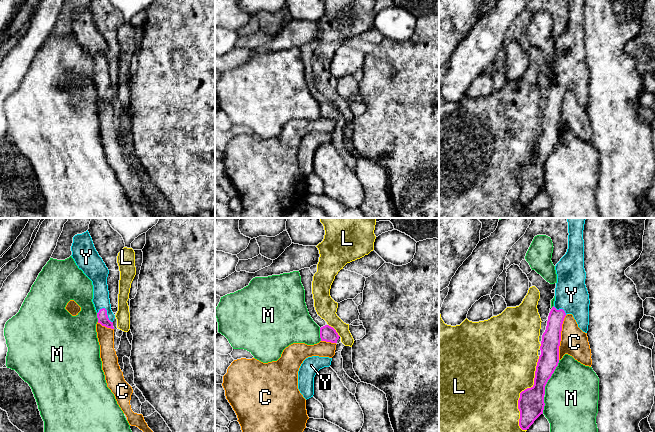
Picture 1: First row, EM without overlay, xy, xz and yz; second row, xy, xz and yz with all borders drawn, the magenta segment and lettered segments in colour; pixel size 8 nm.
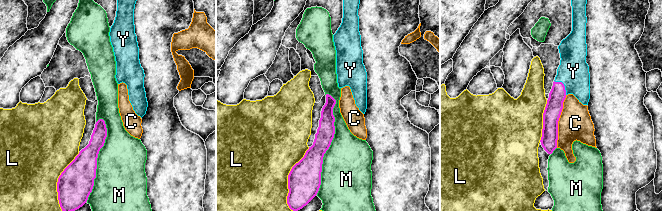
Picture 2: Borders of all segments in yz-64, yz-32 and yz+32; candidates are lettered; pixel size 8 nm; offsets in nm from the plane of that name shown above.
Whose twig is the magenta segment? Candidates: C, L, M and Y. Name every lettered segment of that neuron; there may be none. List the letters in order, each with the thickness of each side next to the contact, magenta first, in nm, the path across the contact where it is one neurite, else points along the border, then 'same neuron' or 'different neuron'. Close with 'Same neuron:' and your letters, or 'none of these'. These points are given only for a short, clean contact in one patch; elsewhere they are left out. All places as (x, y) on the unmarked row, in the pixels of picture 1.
C: calibres 160 and 220 nm; border yz (566, 91), (562, 100), (558, 135); different neuron
L: calibres 220 and 500 nm; different neuron
M: calibres 200 and 440 nm; different neuron
Y: calibres 90 and 130 nm; way xy (102, 92), (106, 89), (100, 75); same neuron
Same neuron: Y

